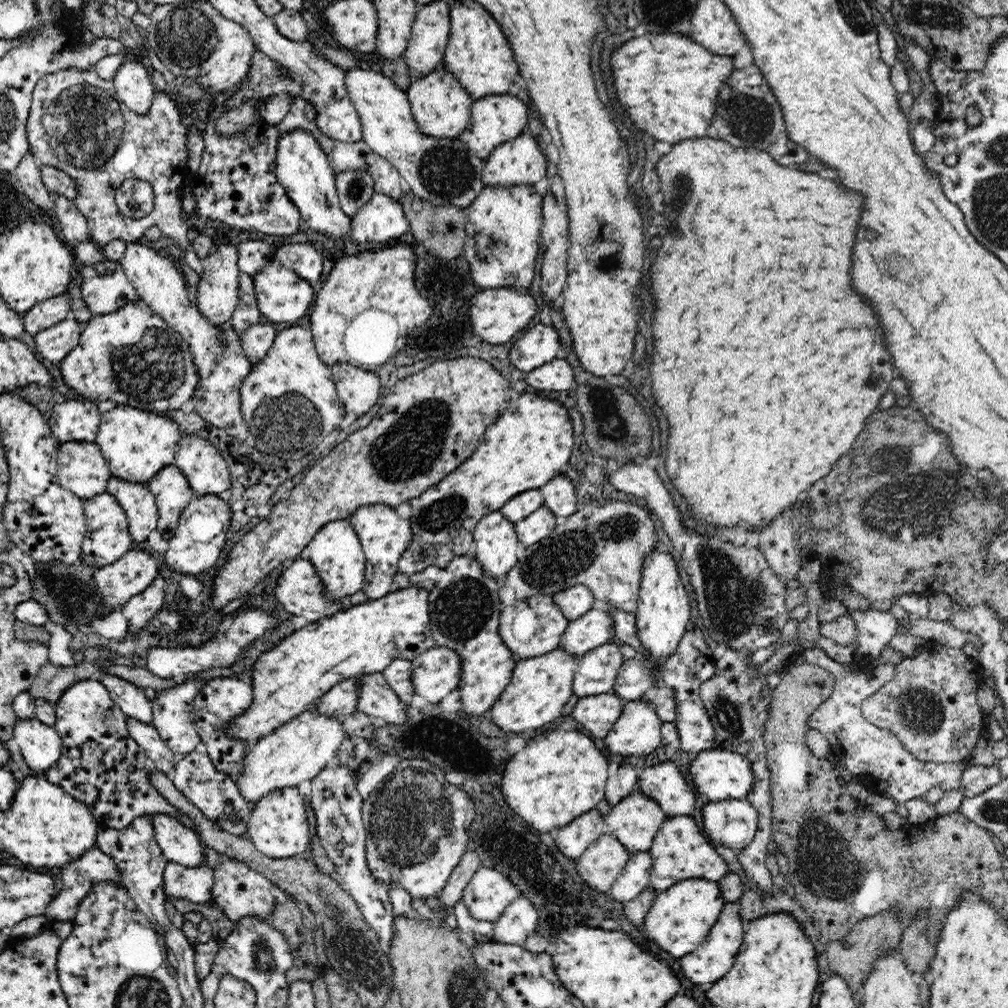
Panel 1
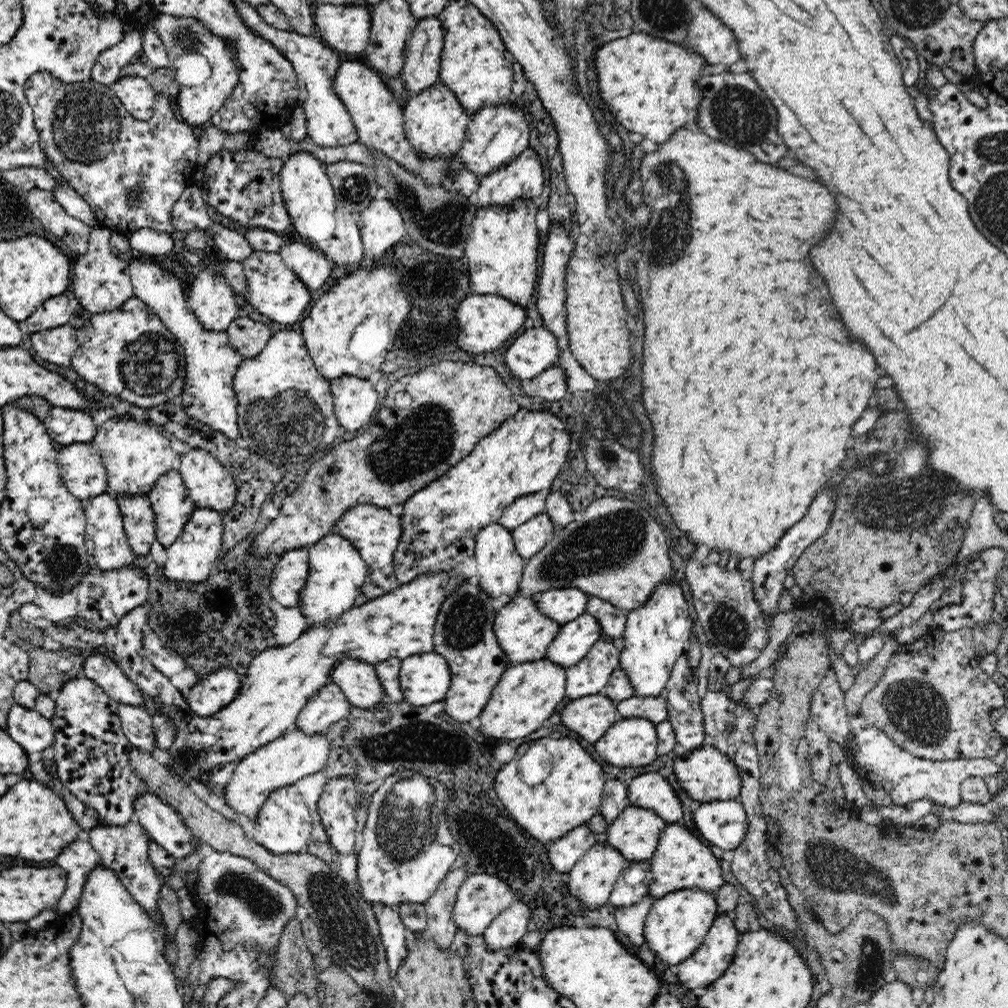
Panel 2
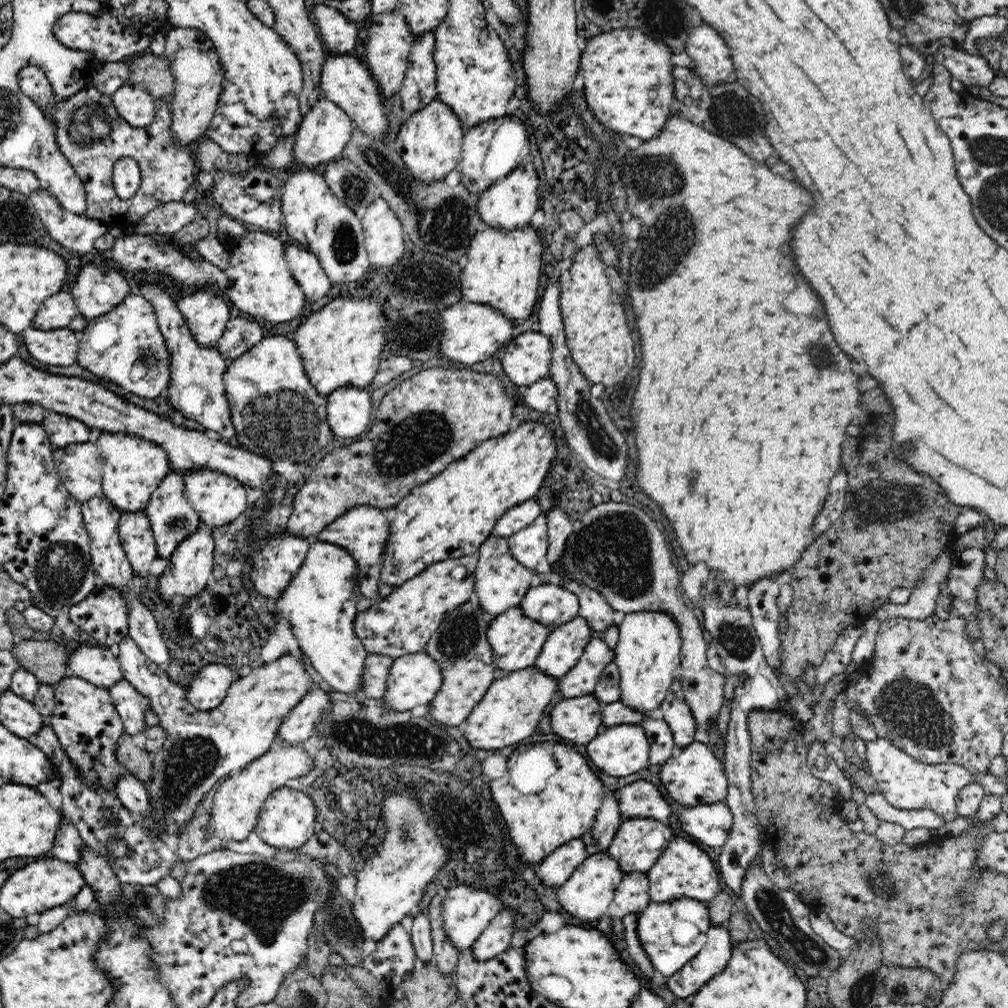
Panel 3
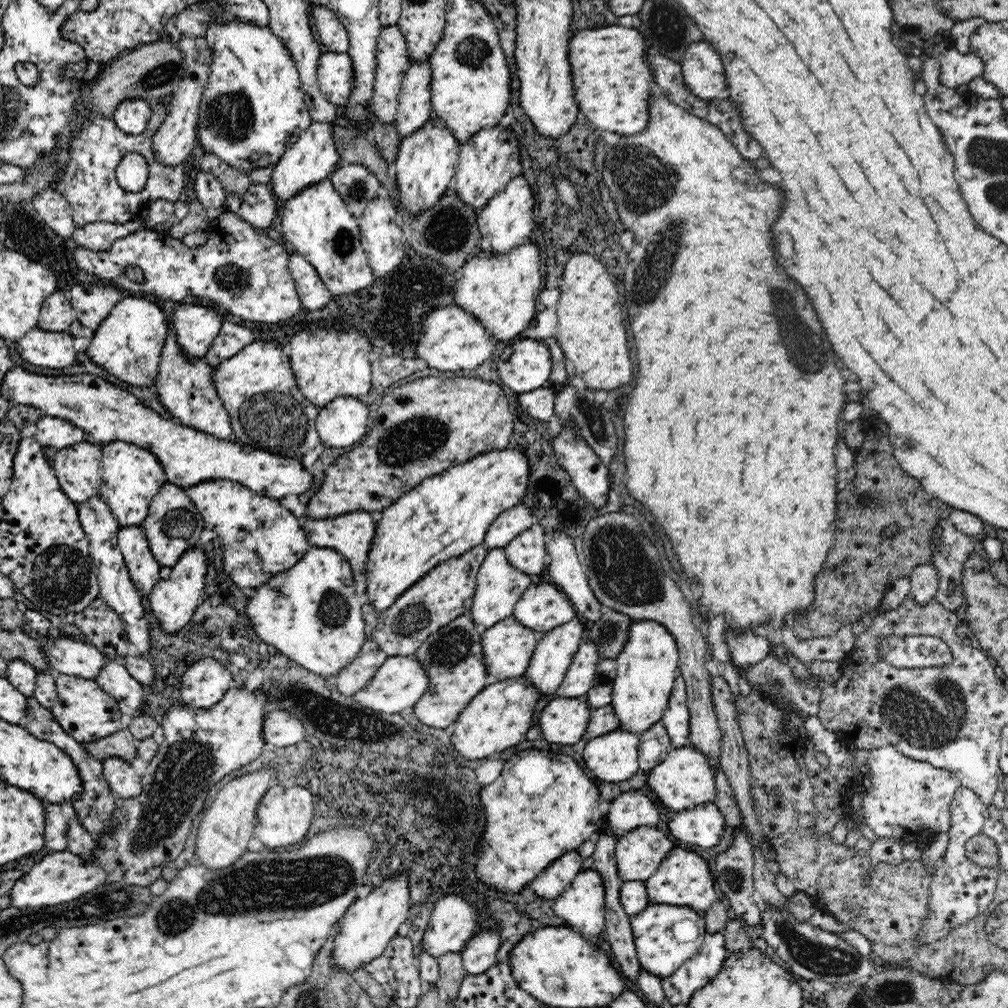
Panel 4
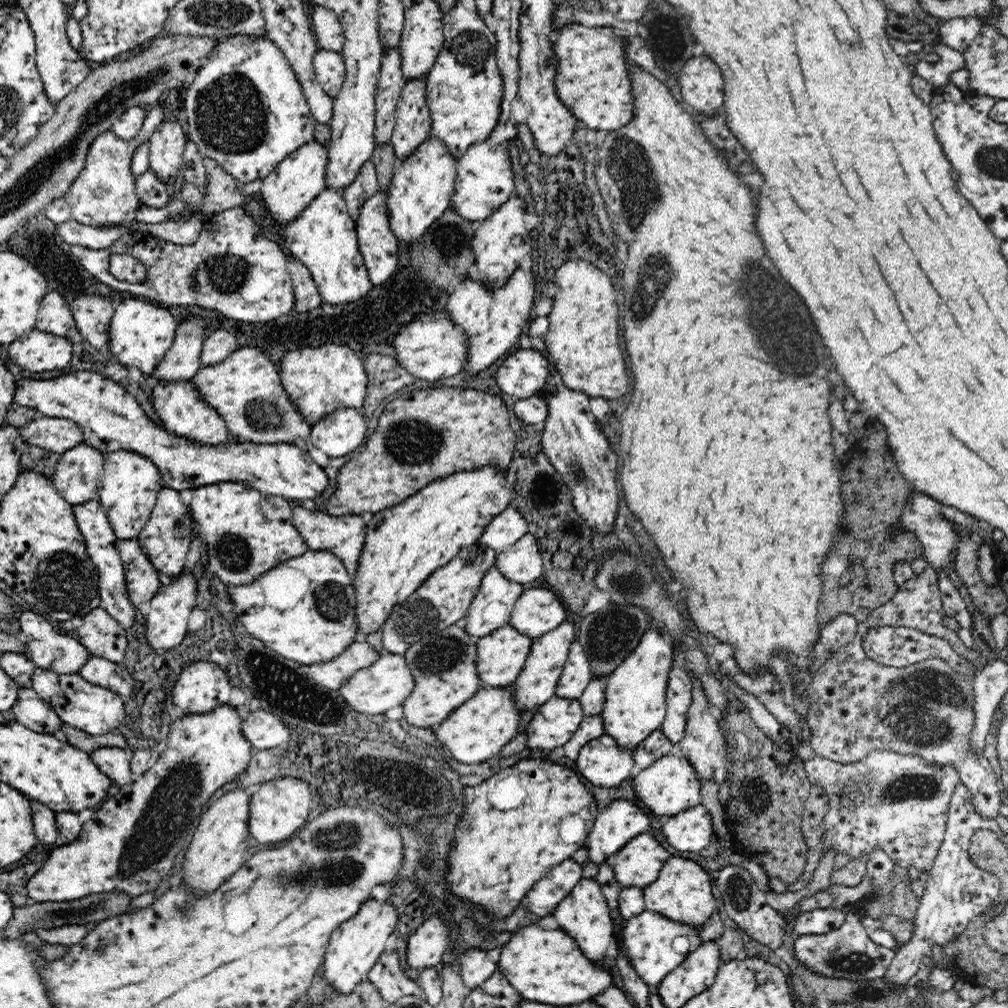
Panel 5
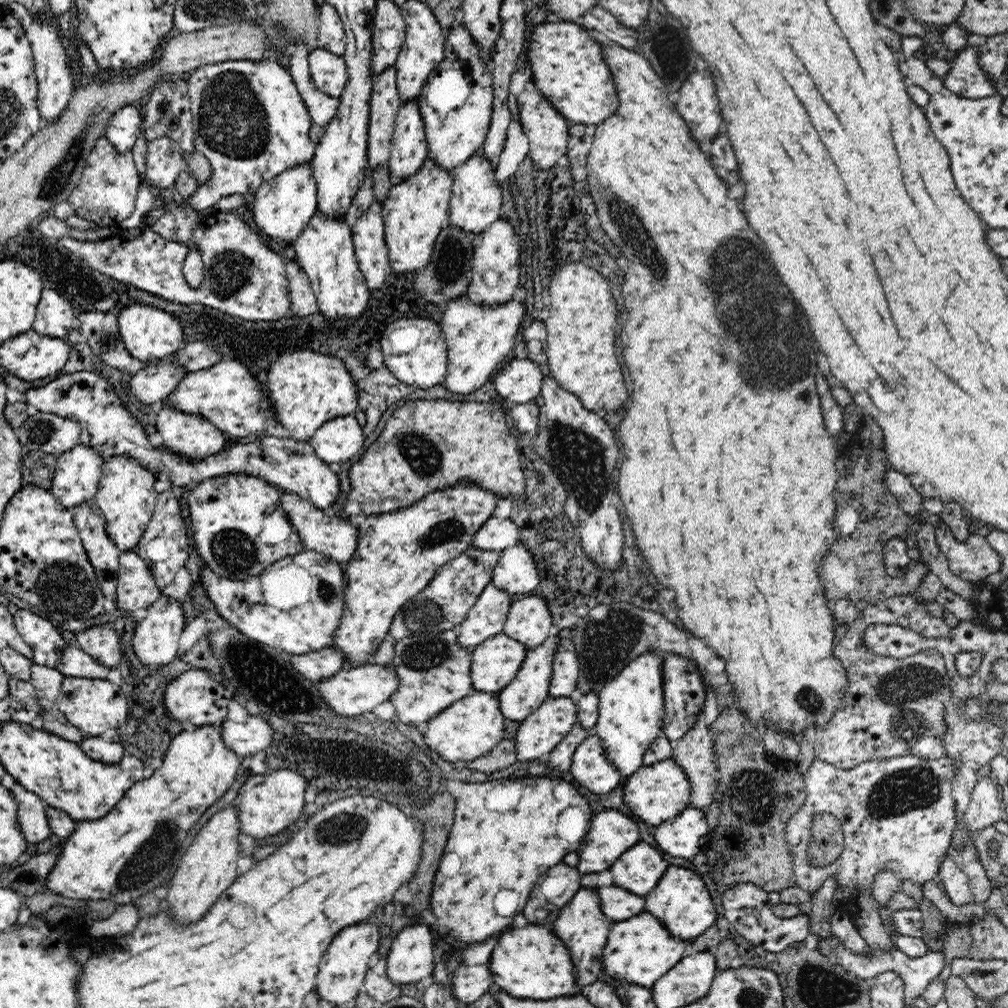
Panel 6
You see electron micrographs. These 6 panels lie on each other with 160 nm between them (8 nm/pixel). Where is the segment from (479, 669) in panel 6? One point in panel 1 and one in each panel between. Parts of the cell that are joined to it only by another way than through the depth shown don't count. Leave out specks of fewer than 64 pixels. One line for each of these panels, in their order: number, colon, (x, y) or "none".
1: (532, 627)
2: (524, 632)
3: (516, 640)
4: (508, 647)
5: (501, 655)

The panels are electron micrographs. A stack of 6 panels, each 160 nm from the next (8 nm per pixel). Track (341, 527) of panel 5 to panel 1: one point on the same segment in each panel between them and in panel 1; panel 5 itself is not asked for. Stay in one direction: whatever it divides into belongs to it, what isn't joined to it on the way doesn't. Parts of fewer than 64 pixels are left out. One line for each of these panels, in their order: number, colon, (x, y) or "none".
1: (384, 535)
2: (374, 531)
3: (363, 530)
4: (351, 534)

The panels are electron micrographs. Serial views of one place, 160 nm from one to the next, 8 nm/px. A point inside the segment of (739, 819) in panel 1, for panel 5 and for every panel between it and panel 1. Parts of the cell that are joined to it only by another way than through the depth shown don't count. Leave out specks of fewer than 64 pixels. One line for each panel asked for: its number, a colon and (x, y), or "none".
2: (723, 824)
3: (710, 824)
4: (703, 825)
5: (692, 830)

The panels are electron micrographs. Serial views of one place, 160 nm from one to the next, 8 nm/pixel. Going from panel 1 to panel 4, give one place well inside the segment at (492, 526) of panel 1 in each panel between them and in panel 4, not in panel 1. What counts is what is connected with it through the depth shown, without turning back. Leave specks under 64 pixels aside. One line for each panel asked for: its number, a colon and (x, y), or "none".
2: (499, 564)
3: (501, 581)
4: (499, 586)

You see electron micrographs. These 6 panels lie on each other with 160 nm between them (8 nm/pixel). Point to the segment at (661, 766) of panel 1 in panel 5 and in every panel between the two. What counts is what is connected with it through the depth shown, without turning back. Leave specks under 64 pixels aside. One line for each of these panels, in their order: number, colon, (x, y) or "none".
2: (653, 791)
3: (639, 799)
4: (633, 808)
5: (620, 821)

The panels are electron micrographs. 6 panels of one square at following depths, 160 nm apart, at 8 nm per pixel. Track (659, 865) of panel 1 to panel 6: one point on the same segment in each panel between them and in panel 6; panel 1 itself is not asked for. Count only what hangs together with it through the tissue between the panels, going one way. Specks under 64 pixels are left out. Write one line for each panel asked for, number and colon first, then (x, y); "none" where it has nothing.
2: (681, 860)
3: (684, 869)
4: (683, 878)
5: (683, 890)
6: (681, 900)

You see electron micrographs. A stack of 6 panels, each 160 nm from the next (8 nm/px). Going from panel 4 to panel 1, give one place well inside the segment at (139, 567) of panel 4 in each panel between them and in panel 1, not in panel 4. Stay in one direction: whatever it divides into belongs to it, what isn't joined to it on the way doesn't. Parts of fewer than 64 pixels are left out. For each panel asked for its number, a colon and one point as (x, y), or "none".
1: (140, 507)
2: (138, 515)
3: (136, 534)

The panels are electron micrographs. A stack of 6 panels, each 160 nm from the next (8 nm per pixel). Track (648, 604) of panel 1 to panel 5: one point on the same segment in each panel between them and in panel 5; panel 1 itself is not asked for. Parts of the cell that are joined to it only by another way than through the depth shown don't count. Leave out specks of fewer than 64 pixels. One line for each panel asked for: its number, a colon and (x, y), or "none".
2: (657, 633)
3: (648, 655)
4: (647, 667)
5: (636, 692)

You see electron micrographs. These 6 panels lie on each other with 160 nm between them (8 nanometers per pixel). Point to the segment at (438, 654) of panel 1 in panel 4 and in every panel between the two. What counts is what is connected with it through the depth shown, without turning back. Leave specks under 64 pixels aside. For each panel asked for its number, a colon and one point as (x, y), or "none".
2: (425, 678)
3: (413, 680)
4: (398, 684)

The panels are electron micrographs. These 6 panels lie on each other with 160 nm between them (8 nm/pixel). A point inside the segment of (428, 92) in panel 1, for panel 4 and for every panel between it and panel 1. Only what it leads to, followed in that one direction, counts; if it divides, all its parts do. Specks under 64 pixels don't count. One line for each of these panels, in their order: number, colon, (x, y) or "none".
2: (436, 124)
3: (429, 142)
4: (427, 160)

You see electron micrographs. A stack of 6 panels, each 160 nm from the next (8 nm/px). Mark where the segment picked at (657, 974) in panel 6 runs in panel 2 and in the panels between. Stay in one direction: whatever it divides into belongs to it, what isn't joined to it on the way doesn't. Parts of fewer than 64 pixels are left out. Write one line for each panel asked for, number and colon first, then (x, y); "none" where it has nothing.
2: (677, 923)
3: (672, 933)
4: (666, 936)
5: (647, 938)

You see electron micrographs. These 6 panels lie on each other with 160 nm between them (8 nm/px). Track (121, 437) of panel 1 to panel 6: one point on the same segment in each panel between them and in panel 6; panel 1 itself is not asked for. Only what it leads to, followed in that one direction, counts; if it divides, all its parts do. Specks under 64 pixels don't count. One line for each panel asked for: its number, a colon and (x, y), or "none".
2: (135, 452)
3: (133, 467)
4: (131, 475)
5: (128, 489)
6: (126, 494)

